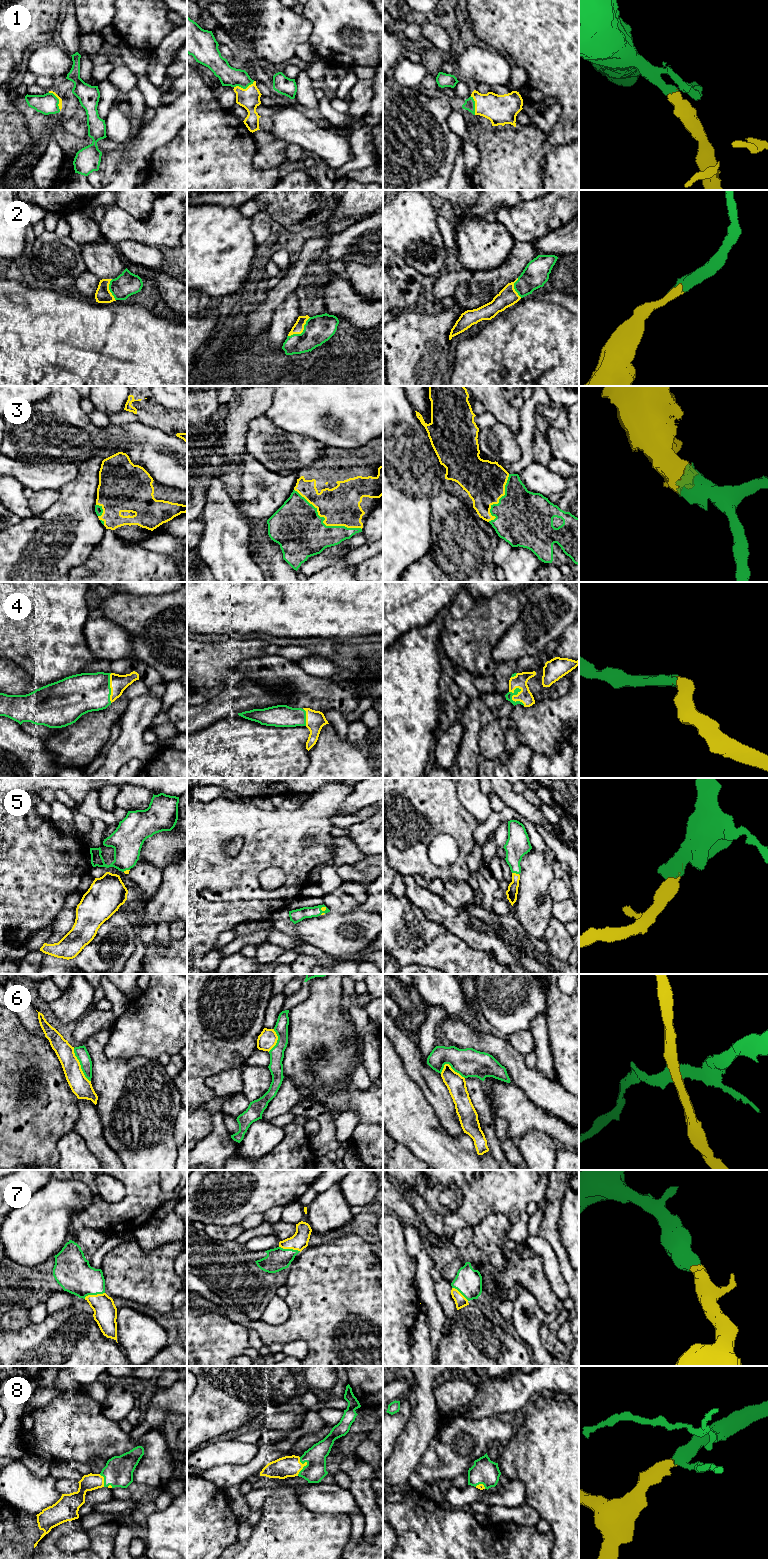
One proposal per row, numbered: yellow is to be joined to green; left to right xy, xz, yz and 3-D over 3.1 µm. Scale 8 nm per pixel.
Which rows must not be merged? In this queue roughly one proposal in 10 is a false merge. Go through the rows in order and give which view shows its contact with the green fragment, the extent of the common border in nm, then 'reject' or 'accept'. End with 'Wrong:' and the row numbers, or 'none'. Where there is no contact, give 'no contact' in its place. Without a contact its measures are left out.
1: contact in xy; length 180 nm; accept
2: contact in xz; length 240 nm; accept
3: contact in xz; length 650 nm; accept
4: contact in yz; length 170 nm; accept
5: contact in yz; length 60 nm; accept
6: contact in xy; length 300 nm; reject
7: contact in xy; length 180 nm; accept
8: contact in xz; length 150 nm; accept
Wrong: 6

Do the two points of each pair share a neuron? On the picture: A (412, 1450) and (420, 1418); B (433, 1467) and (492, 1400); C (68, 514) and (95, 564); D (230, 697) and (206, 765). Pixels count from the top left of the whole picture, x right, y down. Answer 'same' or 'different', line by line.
A: same
B: different
C: different
D: different

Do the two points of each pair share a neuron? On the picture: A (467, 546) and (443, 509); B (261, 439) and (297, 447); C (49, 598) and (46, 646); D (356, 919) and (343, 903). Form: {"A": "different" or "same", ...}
{"A": "same", "B": "same", "C": "same", "D": "different"}

